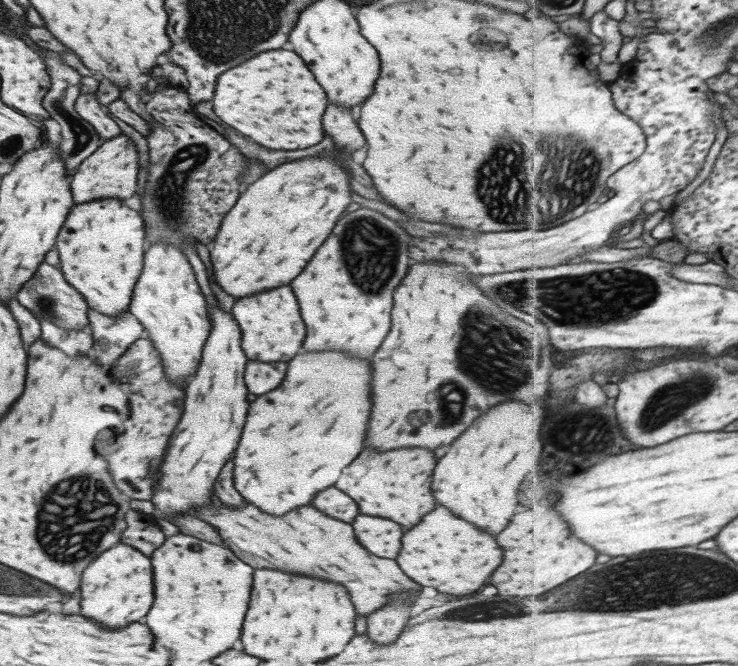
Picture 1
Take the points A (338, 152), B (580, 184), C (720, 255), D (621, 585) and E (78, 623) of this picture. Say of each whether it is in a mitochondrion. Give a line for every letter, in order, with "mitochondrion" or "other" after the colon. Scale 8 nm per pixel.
A: other
B: mitochondrion
C: other
D: mitochondrion
E: other

